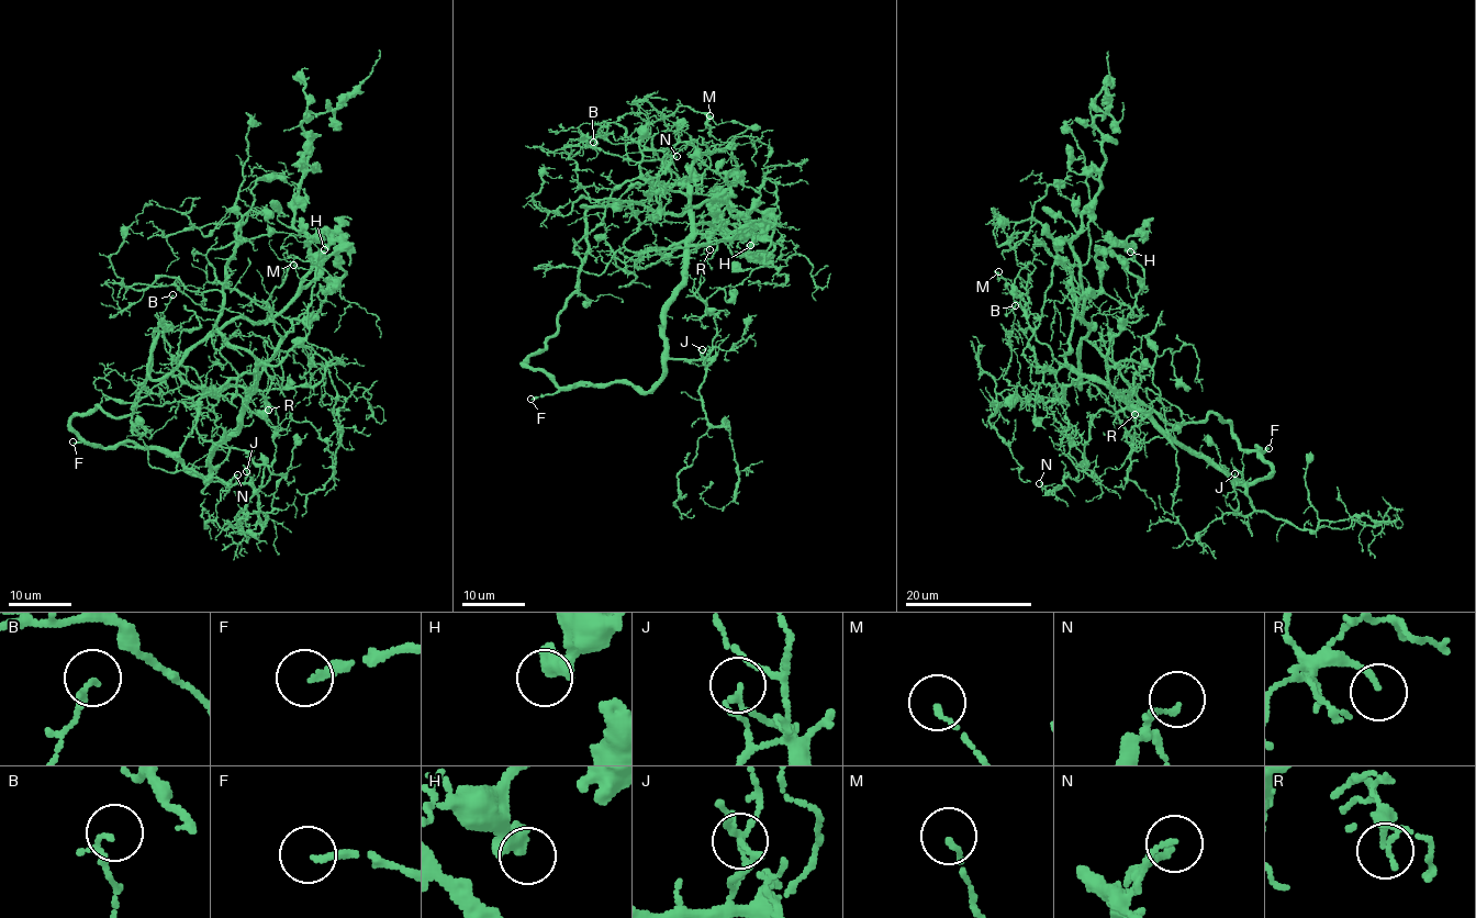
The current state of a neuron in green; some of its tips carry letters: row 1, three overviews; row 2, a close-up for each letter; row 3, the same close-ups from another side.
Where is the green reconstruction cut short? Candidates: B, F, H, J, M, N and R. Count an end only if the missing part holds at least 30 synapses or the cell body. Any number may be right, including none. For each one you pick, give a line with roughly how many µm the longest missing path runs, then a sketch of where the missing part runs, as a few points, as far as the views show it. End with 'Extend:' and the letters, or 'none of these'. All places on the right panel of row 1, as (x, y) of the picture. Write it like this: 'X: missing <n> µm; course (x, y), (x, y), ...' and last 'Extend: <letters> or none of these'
F: missing 30 µm; course (1268, 448), (1256, 456), (1194, 452), (1176, 472), (1167, 476), (1147, 473), (1142, 484)
Extend: F

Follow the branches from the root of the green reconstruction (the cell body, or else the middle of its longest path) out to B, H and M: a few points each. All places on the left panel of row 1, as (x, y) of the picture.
B: (228, 382), (208, 392), (208, 389), (191, 387), (171, 366), (160, 329), (163, 311), (172, 294)
H: (228, 382), (200, 390), (171, 370), (235, 320), (269, 321), (316, 276), (338, 243), (324, 249)
M: (228, 382), (253, 372), (282, 340), (269, 297), (293, 259), (316, 264), (330, 278), (300, 279), (293, 265)

